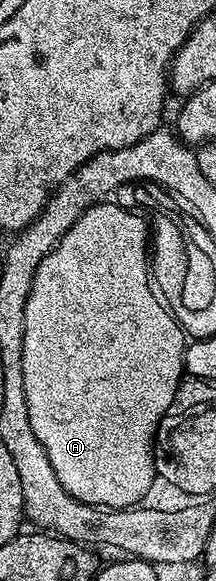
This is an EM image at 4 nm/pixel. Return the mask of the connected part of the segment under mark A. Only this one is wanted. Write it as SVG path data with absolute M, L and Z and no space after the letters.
M111 202L96 204L94 208L89 208L81 215L79 222L75 222L75 226L71 226L71 230L67 230L61 241L45 255L43 262L39 262L39 269L32 279L27 306L23 310L23 386L26 391L31 430L43 445L43 450L47 451L47 458L55 470L56 480L63 486L63 490L67 490L67 494L71 494L76 500L100 506L105 510L140 505L144 501L141 499L152 490L153 480L155 481L153 446L157 438L157 428L161 425L162 418L174 407L173 399L177 396L181 376L183 377L186 371L186 333L171 311L163 314L163 302L155 293L151 274L139 272L139 268L145 268L144 246L145 230L141 220L117 211Z

